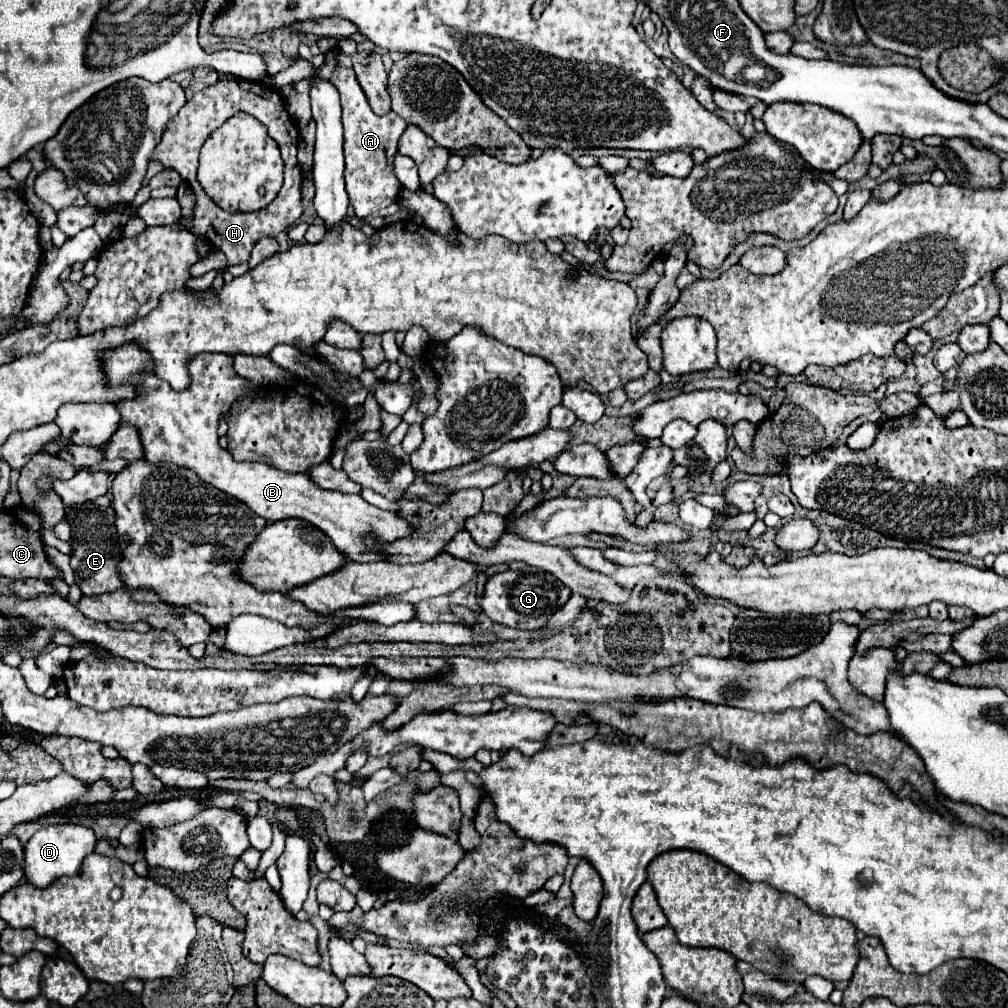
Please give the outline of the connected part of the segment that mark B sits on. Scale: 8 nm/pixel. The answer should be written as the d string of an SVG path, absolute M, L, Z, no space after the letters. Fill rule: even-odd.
M134 341L102 351L100 359L102 371L110 385L120 385L128 381L136 389L134 399L122 399L114 405L122 415L122 425L130 423L138 429L146 461L170 461L178 467L192 469L198 477L202 477L202 481L246 503L256 515L264 517L268 523L290 517L304 519L322 529L334 541L334 545L342 553L346 553L350 561L370 561L362 557L362 553L374 553L360 541L360 537L366 533L378 535L384 541L394 541L410 535L410 525L406 525L402 517L392 511L384 511L370 505L360 495L342 495L338 491L322 489L312 481L308 473L288 473L258 461L236 461L226 449L220 447L220 415L230 409L232 401L242 395L242 385L246 385L246 381L242 381L242 377L234 371L234 355L194 355L186 363L190 385L184 391L174 391L166 381L158 379L154 373L152 355Z

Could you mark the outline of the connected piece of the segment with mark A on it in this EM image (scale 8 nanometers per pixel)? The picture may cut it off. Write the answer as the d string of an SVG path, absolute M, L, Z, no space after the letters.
M338 65L330 83L338 89L342 99L342 125L344 125L344 157L346 157L346 191L350 197L350 205L356 211L358 219L366 219L368 215L388 207L400 195L402 183L396 179L392 169L392 157L398 149L398 139L406 129L406 121L398 117L394 111L386 115L376 115L366 101L362 87L356 81L352 69Z

